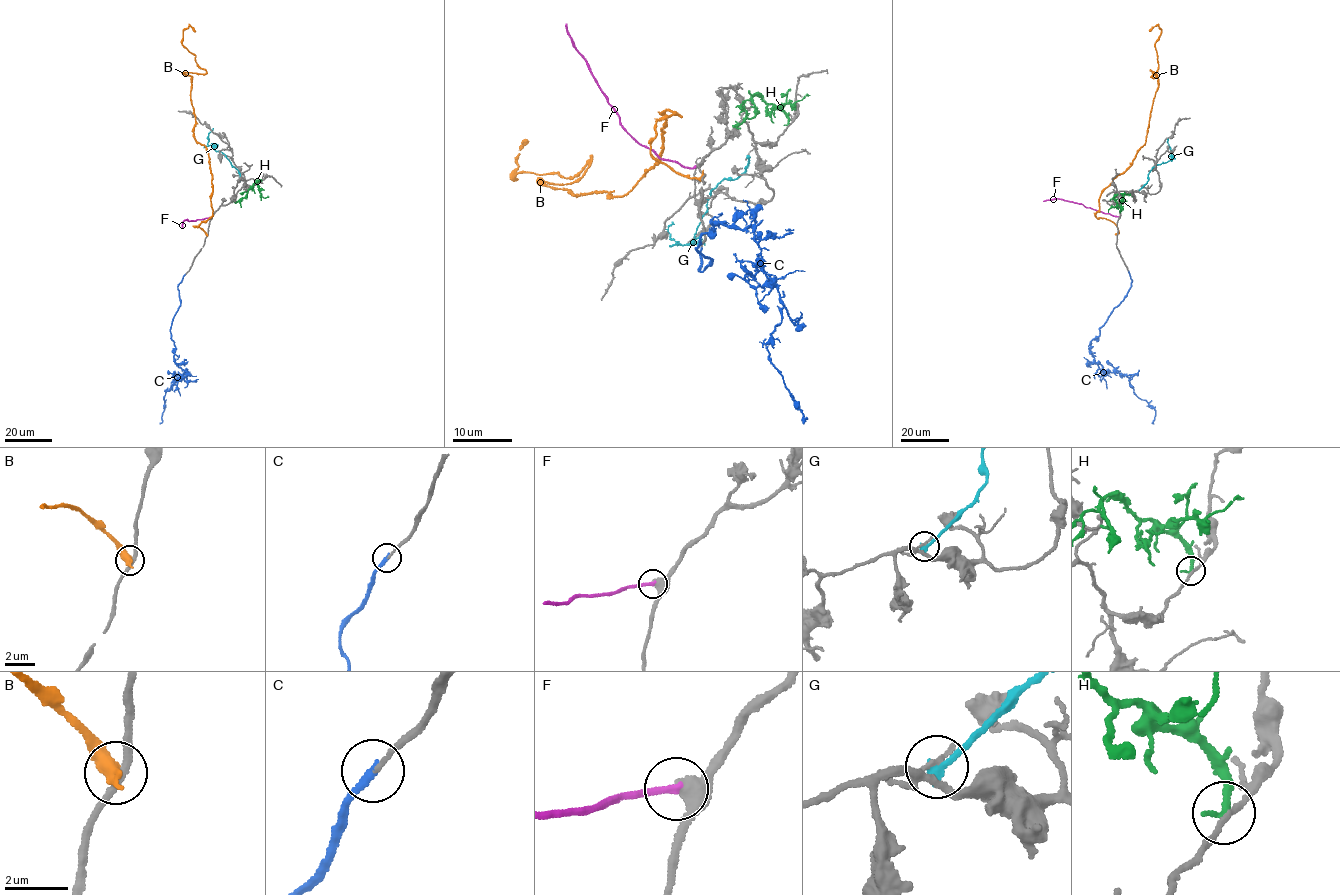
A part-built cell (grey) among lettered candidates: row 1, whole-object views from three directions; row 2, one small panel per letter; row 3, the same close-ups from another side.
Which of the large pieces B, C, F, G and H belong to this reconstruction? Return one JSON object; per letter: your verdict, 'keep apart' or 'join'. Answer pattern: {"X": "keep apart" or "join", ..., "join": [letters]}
{"B": "keep apart", "C": "join", "F": "keep apart", "G": "keep apart", "H": "keep apart", "join": ["C"]}

